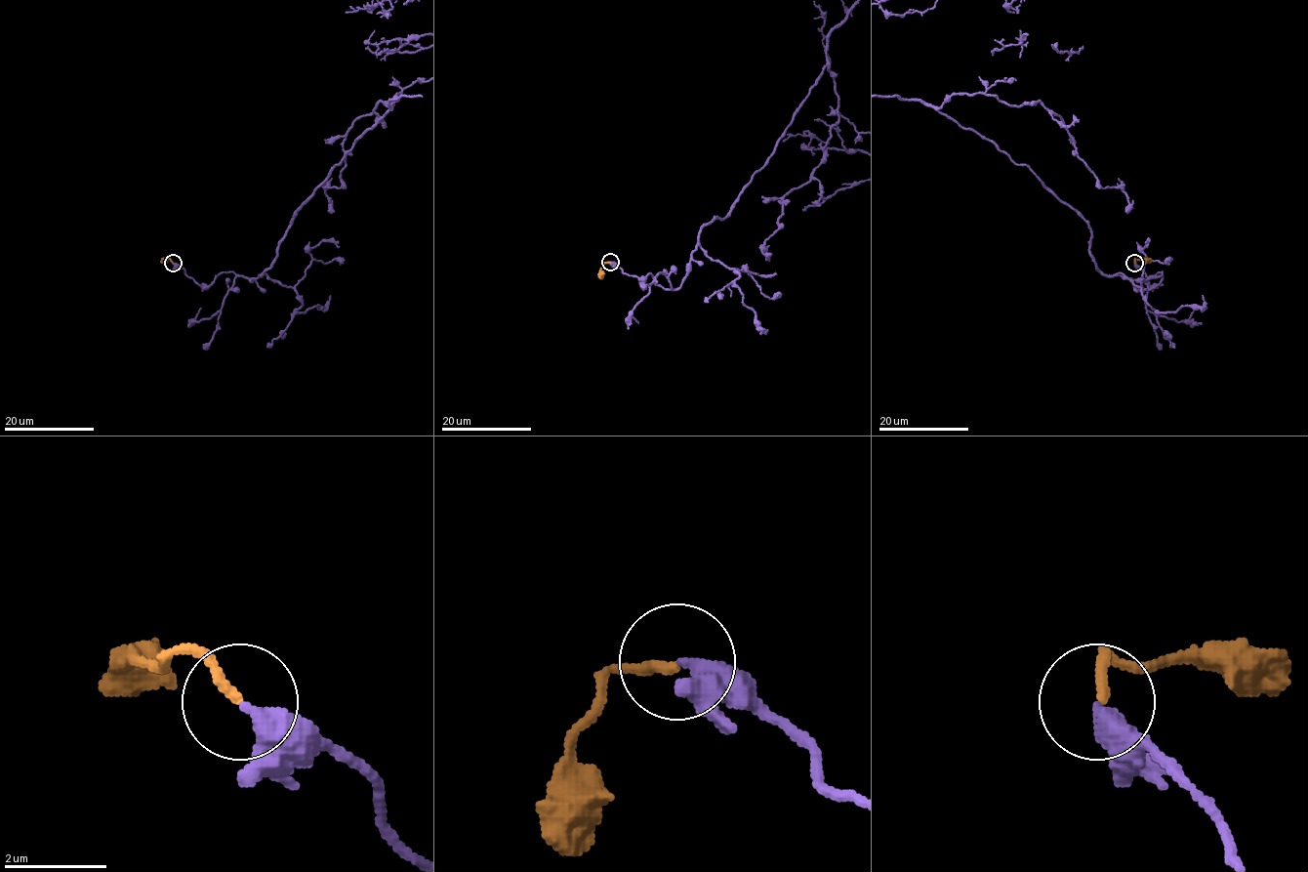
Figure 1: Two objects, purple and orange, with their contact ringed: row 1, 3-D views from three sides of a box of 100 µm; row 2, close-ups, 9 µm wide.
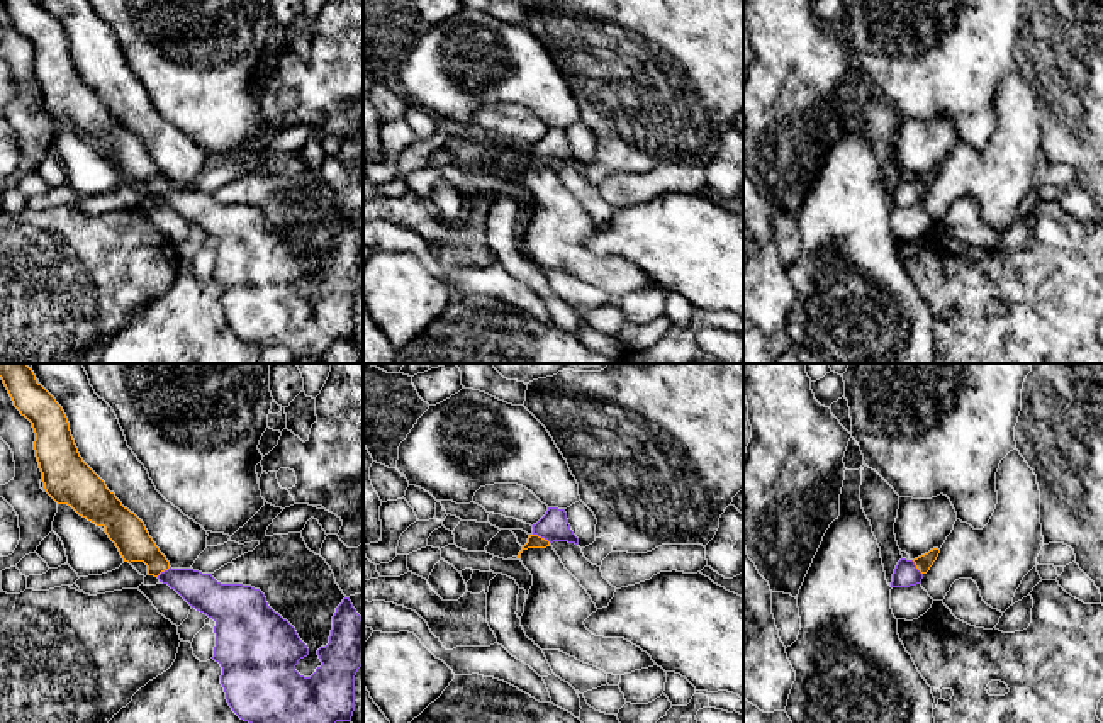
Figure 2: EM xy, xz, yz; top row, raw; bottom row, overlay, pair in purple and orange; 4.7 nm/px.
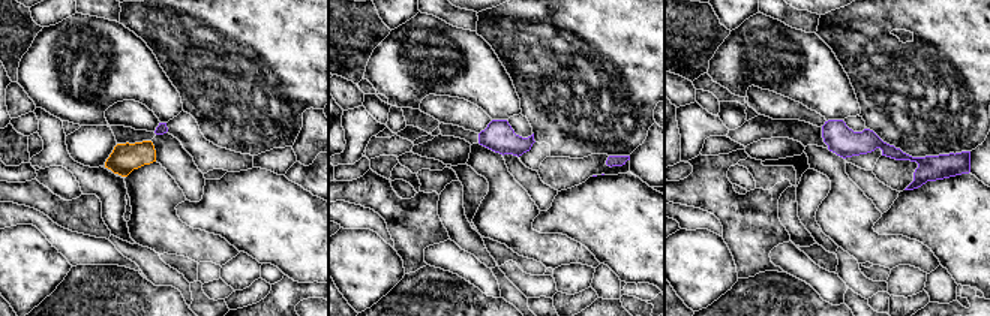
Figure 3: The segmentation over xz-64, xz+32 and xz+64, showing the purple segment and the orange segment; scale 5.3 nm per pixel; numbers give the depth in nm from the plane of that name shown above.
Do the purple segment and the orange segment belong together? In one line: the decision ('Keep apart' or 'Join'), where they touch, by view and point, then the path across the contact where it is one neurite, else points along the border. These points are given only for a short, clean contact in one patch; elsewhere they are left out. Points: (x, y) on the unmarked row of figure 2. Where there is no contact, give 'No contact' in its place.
Join. Touches purple at xz (542, 156). Path across: xz (554, 146), (542, 156), (533, 162)

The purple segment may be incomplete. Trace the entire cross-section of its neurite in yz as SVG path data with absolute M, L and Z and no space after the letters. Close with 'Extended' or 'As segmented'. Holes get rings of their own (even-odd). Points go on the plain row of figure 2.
M933 168L915 180L901 178L894 188L891 207L910 207L921 204L923 195L930 190L938 173L940 170Z. Extended

